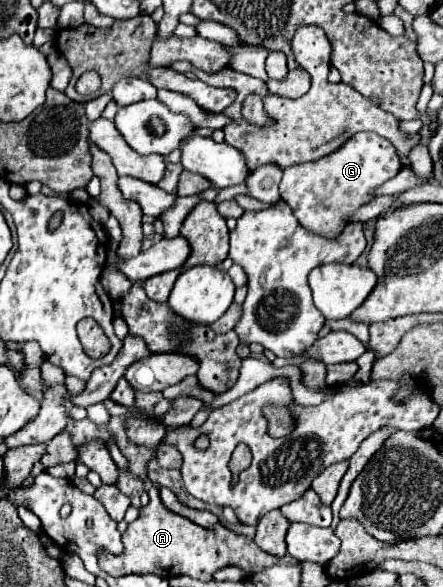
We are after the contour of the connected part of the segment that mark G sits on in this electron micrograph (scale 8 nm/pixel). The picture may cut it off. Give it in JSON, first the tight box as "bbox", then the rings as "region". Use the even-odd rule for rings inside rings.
{"bbox":[280,133,400,237],"region":[[[356,133],[338,151],[314,163],[294,165],[282,173],[280,197],[286,201],[298,223],[322,237],[338,237],[346,217],[372,199],[372,191],[400,171],[396,149],[376,133]]]}

